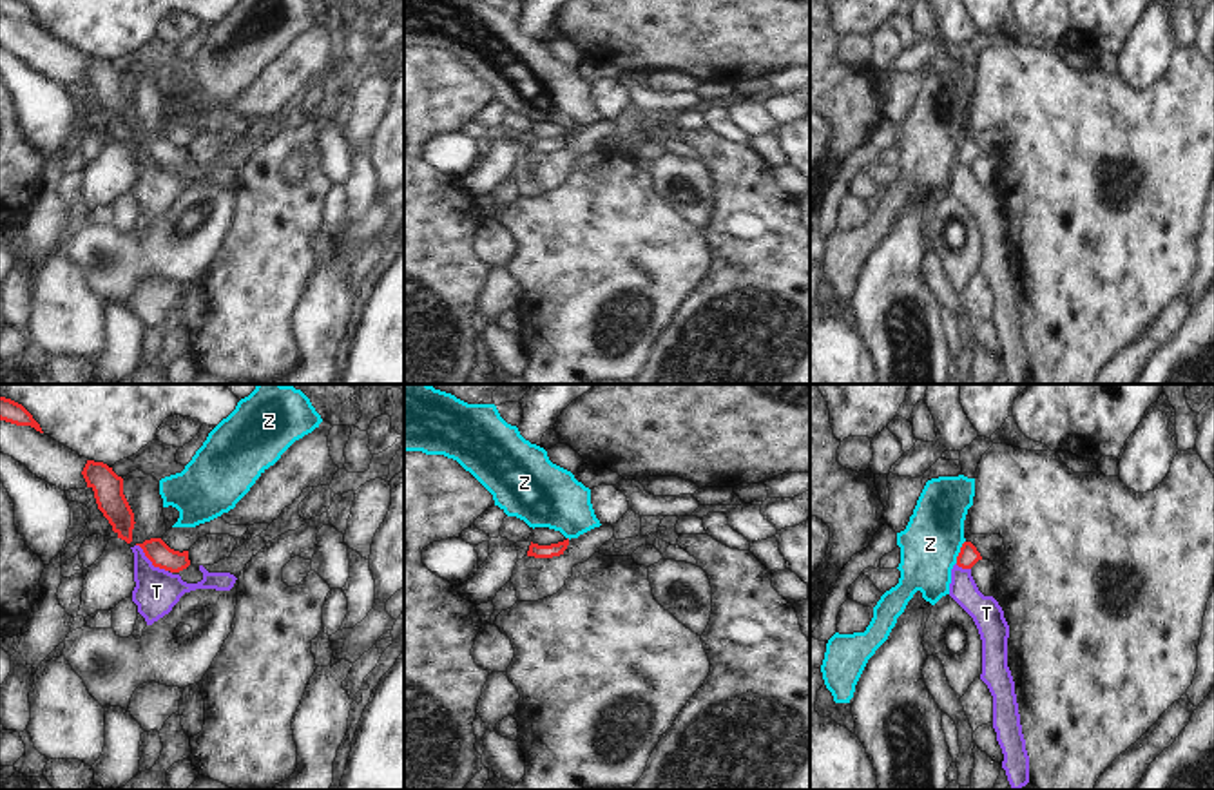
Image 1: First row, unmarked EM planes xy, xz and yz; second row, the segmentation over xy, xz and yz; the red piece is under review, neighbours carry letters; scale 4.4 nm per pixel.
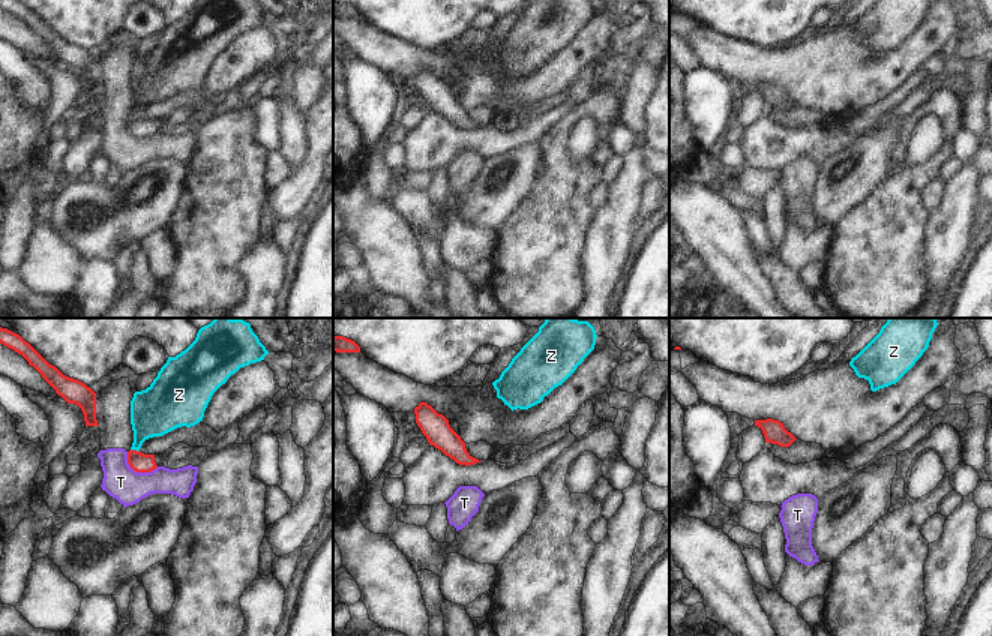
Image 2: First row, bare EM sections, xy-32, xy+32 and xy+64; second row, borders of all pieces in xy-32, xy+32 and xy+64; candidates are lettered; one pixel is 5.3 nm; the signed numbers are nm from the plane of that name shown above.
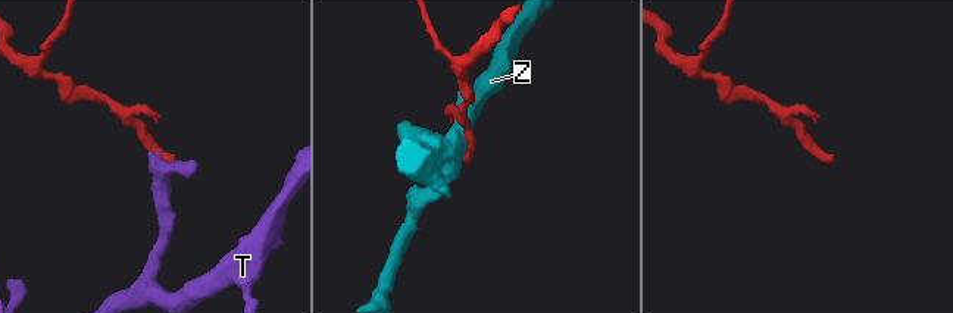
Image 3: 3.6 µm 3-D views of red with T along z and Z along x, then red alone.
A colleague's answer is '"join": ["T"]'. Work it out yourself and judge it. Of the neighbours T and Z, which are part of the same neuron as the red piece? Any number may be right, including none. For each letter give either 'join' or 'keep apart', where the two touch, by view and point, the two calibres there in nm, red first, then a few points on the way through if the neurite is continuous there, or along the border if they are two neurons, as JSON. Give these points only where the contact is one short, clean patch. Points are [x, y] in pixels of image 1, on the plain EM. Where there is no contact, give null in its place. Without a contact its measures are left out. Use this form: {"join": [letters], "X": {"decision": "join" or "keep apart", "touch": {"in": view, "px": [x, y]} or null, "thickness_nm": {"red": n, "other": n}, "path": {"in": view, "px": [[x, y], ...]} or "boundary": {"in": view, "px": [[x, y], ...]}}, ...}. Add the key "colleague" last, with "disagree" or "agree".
{"join": [], "T": {"decision": "keep apart", "touch": {"in": "xy", "px": [151, 154]}, "thickness_nm": {"red": 100, "other": 200}, "boundary": {"in": "xy", "px": [[136, 138], [154, 160], [167, 165]]}}, "Z": {"decision": "keep apart", "touch": {"in": "yz", "px": [961, 145]}, "thickness_nm": {"red": 90, "other": 260}, "boundary": {"in": "yz", "px": [[964, 134], [955, 156]]}}, "colleague": "disagree"}

